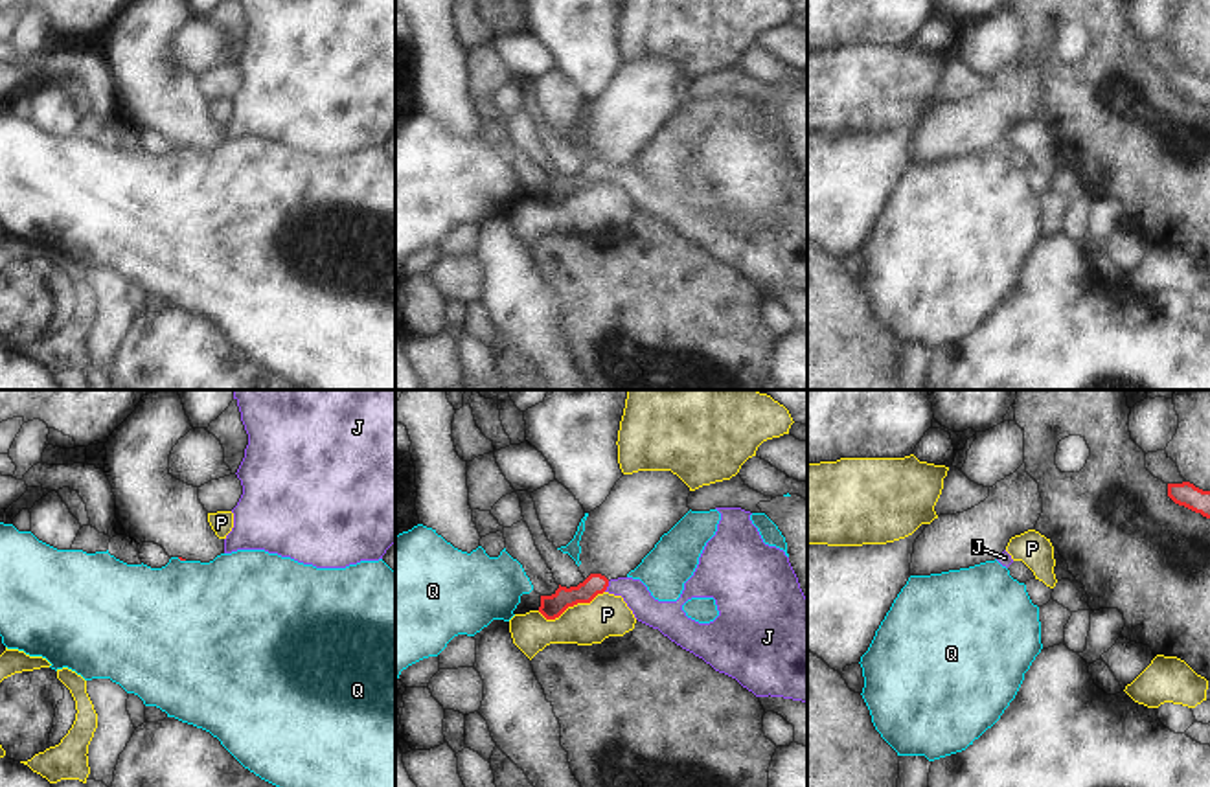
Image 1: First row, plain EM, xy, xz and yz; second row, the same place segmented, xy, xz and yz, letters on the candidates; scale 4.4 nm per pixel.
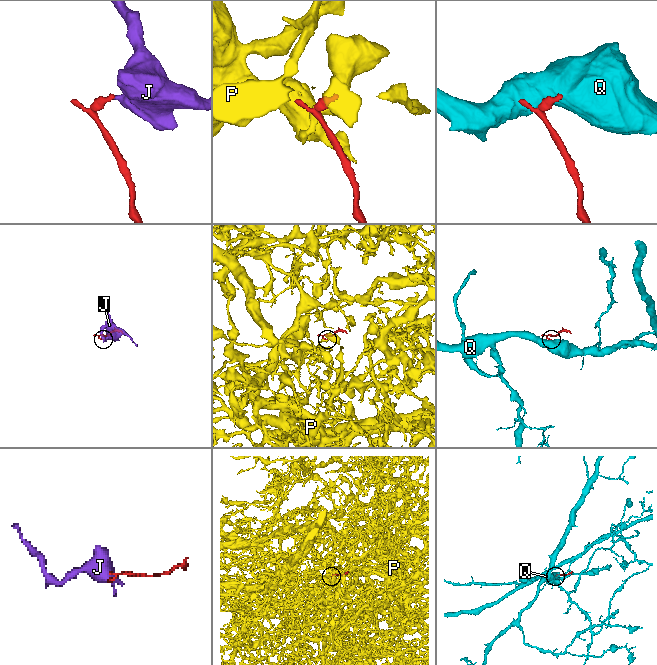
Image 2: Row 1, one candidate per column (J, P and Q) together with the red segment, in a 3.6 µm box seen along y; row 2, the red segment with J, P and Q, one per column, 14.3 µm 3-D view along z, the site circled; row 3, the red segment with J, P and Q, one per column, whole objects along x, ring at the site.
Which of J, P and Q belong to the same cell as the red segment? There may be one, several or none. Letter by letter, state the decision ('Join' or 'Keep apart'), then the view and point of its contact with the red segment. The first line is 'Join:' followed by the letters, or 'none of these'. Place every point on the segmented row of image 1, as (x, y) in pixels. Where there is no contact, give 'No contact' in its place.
Join: J
J: Join. Touches red at xz (607, 585)
P: Keep apart. Touches red at xz (570, 605)
Q: Keep apart. Touches red at xy (181, 559)

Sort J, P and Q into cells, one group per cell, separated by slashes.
J / P / Q

